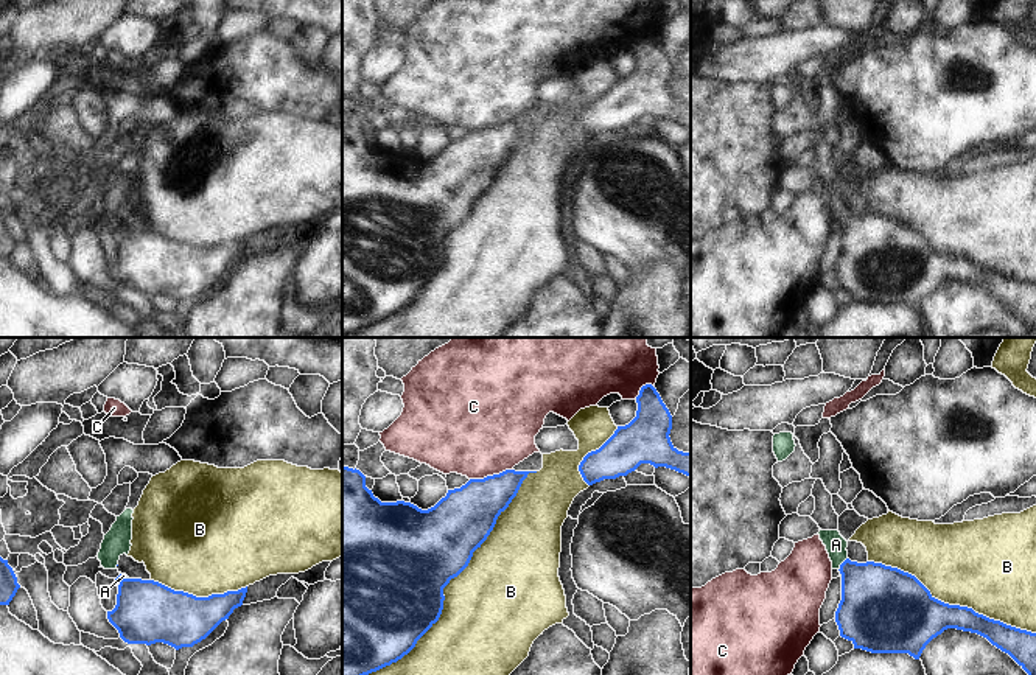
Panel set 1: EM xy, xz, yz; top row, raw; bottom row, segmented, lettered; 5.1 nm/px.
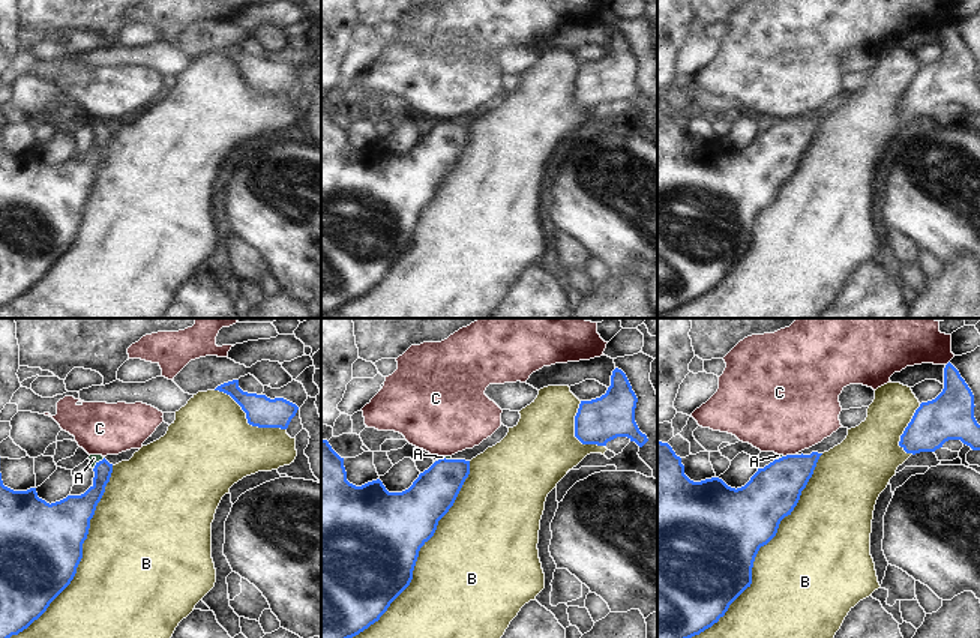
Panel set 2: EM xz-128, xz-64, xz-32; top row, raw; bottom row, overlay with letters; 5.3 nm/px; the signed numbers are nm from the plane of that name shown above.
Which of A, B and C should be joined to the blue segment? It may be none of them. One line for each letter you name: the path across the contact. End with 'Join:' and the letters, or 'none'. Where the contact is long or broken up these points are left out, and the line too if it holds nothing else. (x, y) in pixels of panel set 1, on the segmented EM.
A: way yz (876, 599), (840, 566), (836, 545)
Join: A

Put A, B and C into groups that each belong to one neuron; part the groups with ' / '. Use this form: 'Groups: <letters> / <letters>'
Groups: A / B / C

